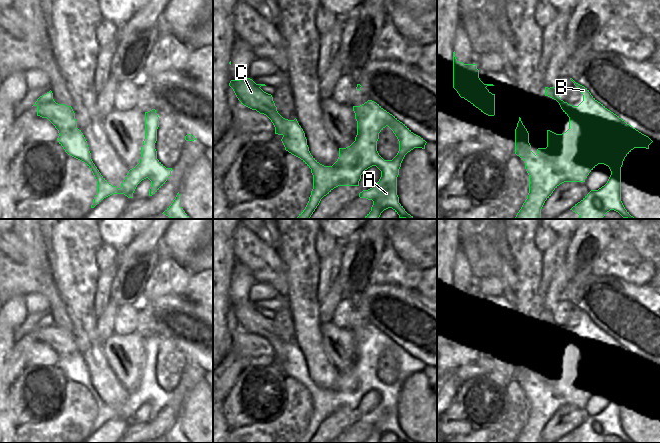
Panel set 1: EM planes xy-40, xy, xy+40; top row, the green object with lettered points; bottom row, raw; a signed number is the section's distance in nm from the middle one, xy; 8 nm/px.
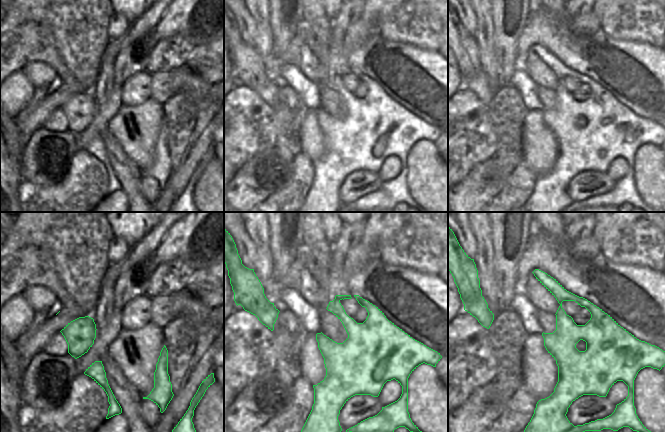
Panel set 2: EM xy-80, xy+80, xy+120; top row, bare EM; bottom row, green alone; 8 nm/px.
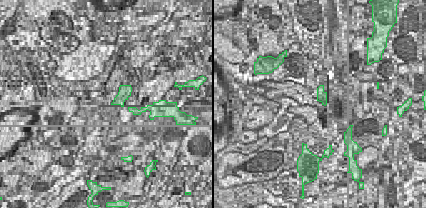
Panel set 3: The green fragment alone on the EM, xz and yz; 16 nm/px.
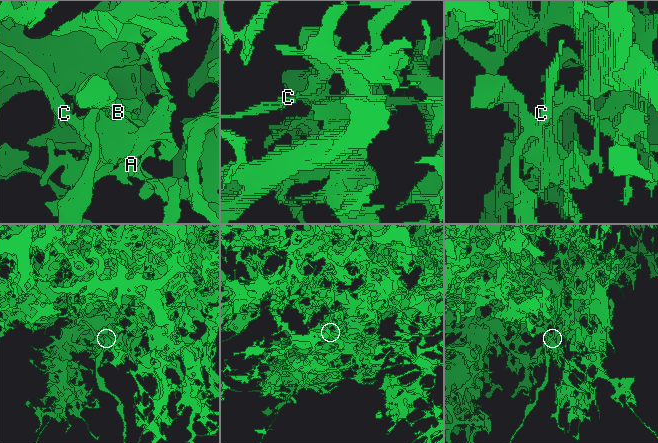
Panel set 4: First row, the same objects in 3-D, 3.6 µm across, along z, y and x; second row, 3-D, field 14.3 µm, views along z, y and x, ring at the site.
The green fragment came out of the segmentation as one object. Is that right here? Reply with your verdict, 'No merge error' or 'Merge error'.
Merge error

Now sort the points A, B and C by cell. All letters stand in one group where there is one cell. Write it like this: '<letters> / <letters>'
A B / C

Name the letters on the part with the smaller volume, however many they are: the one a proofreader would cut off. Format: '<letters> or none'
C

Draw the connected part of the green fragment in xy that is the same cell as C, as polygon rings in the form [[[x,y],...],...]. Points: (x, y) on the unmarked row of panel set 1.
[[[250,302],[231,304],[229,310],[244,330],[266,339],[275,351],[275,358],[283,358],[283,342],[277,335],[271,318],[264,316],[260,311],[265,308],[256,308]]]

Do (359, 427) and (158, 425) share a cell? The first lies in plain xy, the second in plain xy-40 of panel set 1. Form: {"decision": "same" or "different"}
{"decision": "same"}

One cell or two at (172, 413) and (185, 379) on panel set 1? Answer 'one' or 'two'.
one

